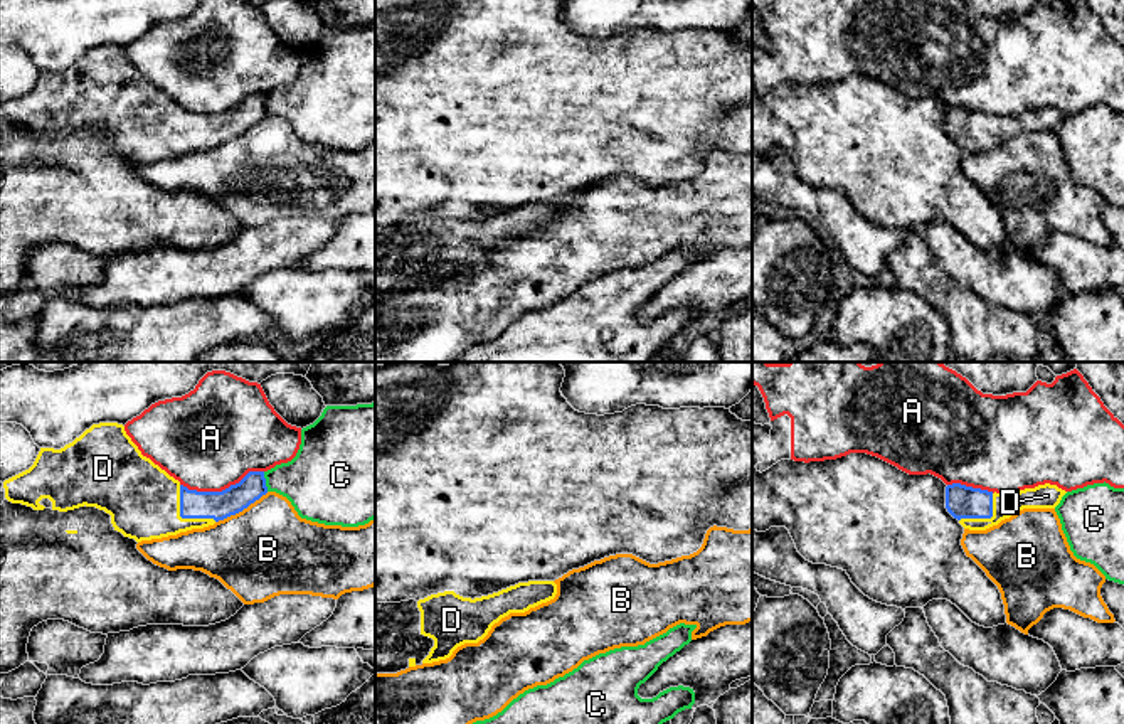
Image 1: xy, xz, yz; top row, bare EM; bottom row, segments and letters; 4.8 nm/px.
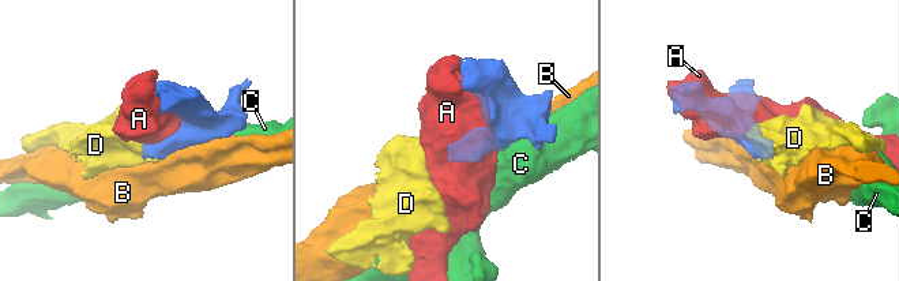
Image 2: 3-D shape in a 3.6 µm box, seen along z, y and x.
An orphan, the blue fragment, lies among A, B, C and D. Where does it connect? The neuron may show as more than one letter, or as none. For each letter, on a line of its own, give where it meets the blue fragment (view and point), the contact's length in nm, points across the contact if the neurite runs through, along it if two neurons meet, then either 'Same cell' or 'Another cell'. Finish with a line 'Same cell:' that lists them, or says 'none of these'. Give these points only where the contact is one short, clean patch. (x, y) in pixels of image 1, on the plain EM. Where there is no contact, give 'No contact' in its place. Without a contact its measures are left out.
A: Touches blue at xy (222, 113). Shared border 400 nm. Another cell
B: Touches blue at xy (241, 133). Shared border 300 nm. Another cell
C: Touches blue at xy (265, 105). Shared border 100 nm. Another cell
D: Touches blue at xy (184, 140). Shared border 260 nm. Path across: xy (217, 128), (192, 132), (184, 140), (174, 132), (143, 123). Same cell
Same cell: D

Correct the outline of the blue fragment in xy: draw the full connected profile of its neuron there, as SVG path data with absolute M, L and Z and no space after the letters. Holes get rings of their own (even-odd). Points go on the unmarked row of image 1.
M99 45L61 72L40 71L34 88L5 103L5 121L34 133L59 135L96 130L111 138L114 153L136 165L204 152L236 138L268 116L264 94L249 94L222 114L188 113L165 93L143 79L118 45Z

